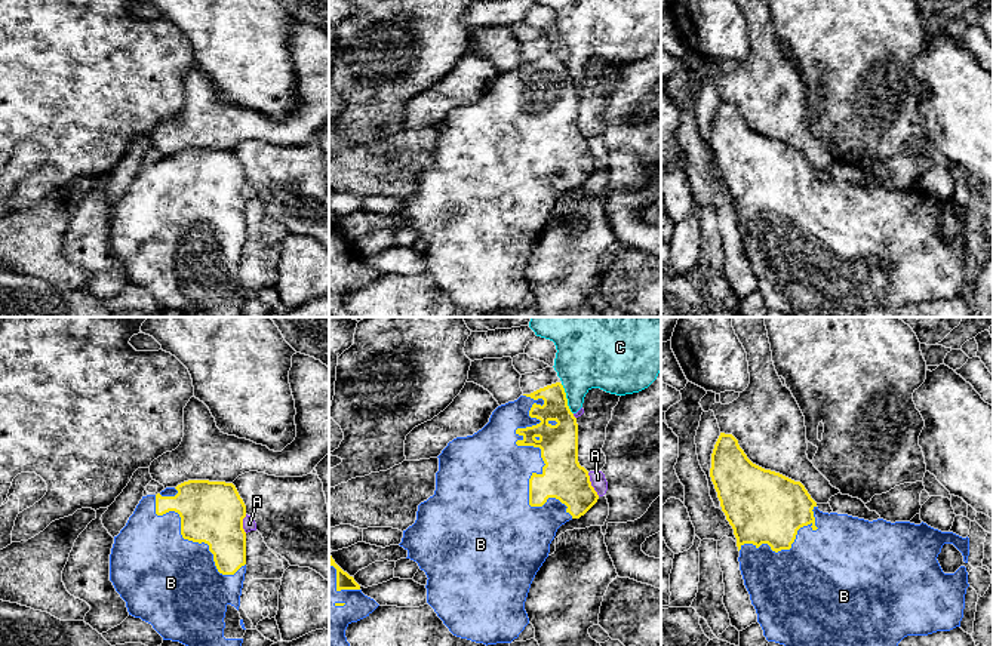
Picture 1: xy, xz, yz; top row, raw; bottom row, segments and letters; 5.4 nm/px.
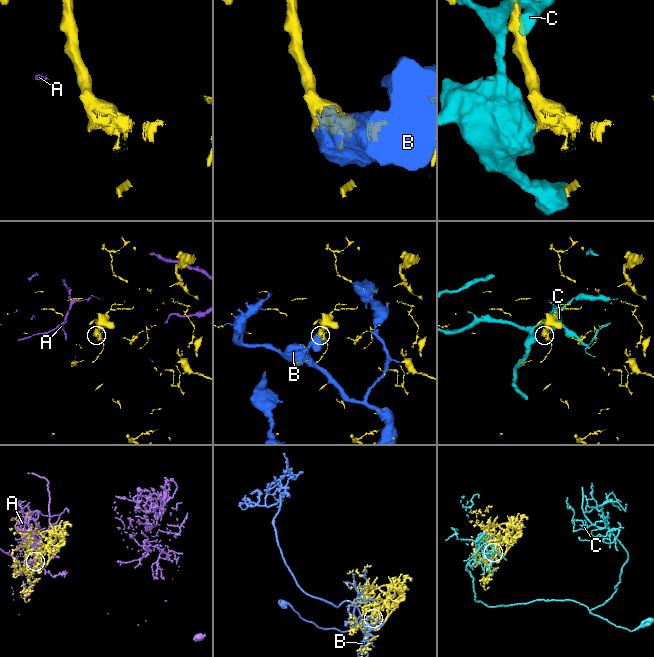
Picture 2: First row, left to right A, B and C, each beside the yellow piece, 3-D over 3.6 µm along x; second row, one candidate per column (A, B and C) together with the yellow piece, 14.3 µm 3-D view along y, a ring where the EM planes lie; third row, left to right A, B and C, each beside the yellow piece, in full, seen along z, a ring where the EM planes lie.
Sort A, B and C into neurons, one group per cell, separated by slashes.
A C / B

